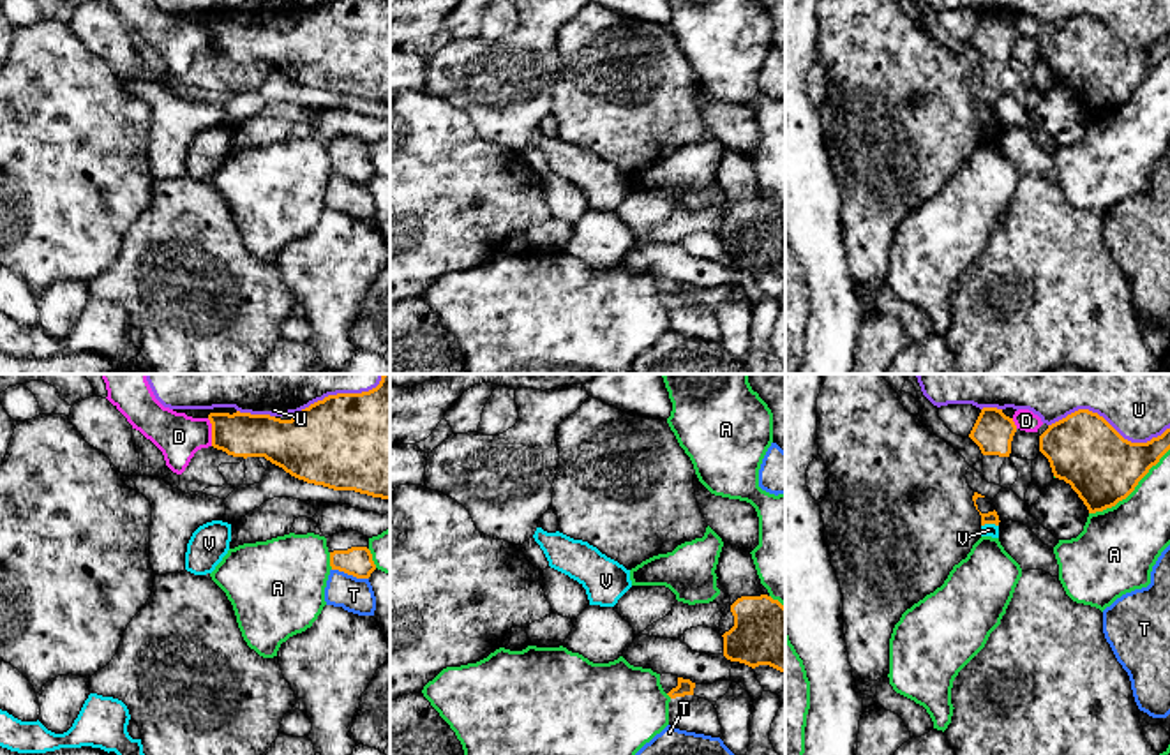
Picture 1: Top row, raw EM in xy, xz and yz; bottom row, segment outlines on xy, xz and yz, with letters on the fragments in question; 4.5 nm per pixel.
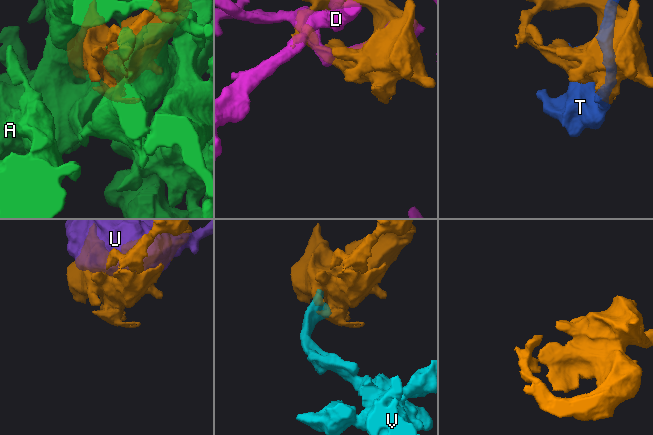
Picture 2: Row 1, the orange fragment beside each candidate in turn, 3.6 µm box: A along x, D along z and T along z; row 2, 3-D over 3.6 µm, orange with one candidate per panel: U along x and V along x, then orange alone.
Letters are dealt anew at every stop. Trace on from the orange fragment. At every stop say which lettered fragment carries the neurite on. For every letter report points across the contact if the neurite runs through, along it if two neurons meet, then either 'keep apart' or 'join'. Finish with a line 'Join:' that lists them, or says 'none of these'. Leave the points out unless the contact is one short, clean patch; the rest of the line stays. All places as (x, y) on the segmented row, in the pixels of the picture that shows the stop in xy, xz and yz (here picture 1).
A: keep apart
D: keep apart
T: keep apart
U: keep apart
V: border yz (997, 524), (982, 526); keep apart
Join: none of these

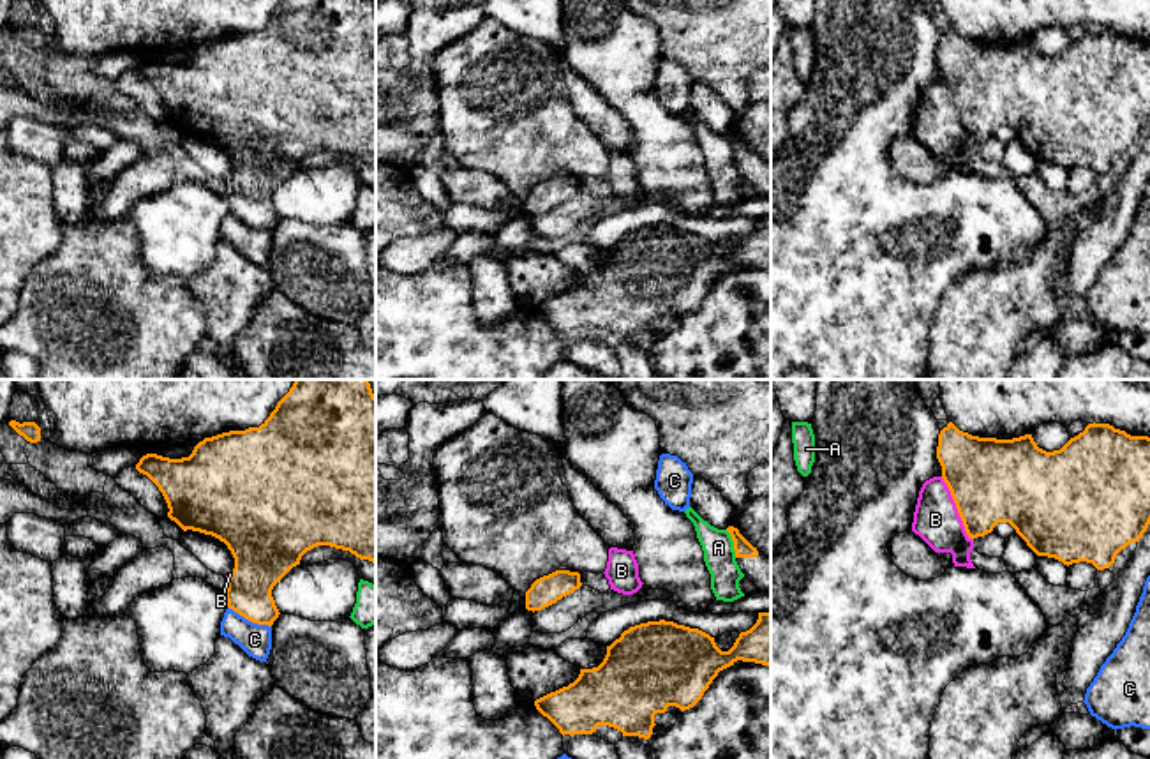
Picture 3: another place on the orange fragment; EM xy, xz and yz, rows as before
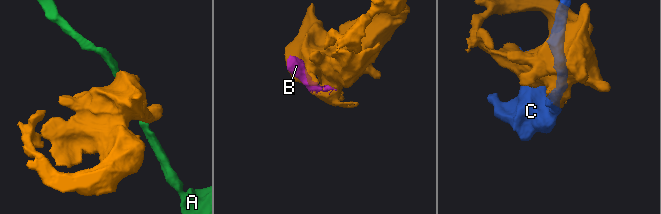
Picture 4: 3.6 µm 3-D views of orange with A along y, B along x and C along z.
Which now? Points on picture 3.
A: keep apart
B: join
C: keep apart
Join: B

